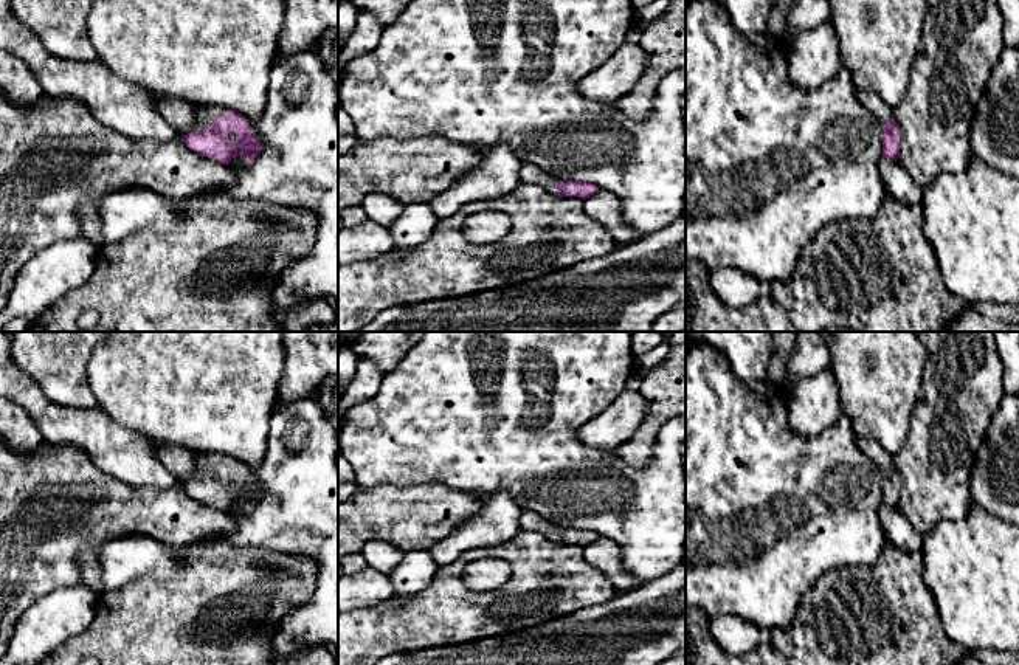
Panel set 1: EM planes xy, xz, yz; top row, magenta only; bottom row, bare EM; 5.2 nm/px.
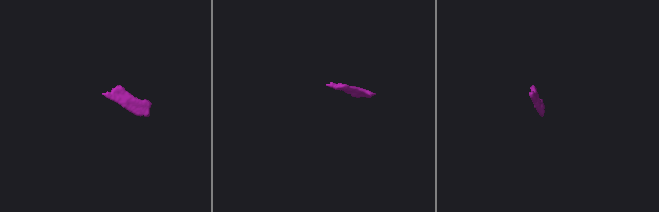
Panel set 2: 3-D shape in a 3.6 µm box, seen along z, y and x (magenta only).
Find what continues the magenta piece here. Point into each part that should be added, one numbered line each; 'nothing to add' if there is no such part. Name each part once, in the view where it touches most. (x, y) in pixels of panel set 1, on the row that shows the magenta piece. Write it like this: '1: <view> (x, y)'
1: xy (203, 115)

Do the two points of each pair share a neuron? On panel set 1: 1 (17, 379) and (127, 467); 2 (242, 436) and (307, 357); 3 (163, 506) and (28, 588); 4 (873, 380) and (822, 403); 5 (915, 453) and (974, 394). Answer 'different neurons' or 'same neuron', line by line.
1: same neuron
2: different neurons
3: same neuron
4: different neurons
5: same neuron

